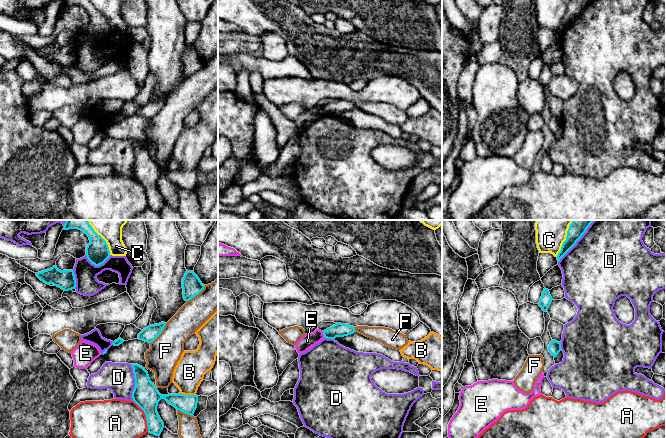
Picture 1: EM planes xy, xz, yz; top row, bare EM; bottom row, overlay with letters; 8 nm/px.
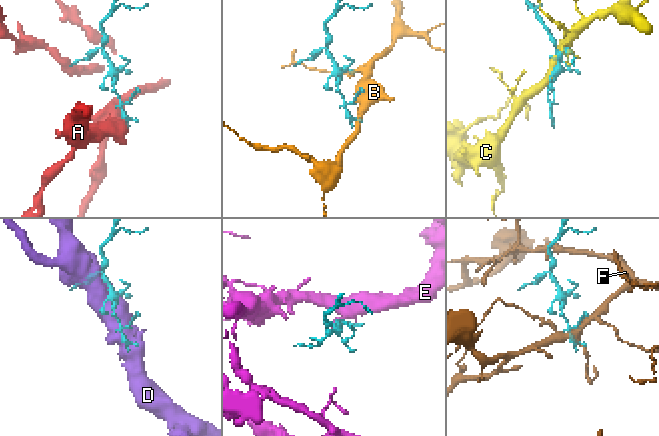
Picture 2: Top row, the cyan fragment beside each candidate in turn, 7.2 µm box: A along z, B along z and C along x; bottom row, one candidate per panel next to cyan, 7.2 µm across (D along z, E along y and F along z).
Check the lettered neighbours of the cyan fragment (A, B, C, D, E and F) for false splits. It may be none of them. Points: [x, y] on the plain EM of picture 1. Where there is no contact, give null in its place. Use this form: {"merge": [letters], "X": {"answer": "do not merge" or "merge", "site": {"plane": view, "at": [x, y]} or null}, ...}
{"merge": [], "A": {"answer": "do not merge", "site": {"plane": "xy", "at": [146, 192]}}, "B": {"answer": "do not merge", "site": {"plane": "xy", "at": [187, 171]}}, "C": {"answer": "do not merge", "site": {"plane": "yz", "at": [565, 16]}}, "D": {"answer": "do not merge", "site": {"plane": "yz", "at": [575, 19]}}, "E": {"answer": "do not merge", "site": {"plane": "xz", "at": [323, 110]}}, "F": {"answer": "do not merge", "site": {"plane": "xy", "at": [160, 109]}}}

